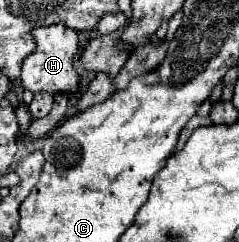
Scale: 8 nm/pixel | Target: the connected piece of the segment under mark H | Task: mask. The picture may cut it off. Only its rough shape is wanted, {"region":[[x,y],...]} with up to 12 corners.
{"region":[[64,25],[32,31],[22,65],[32,93],[76,95],[78,33]]}

